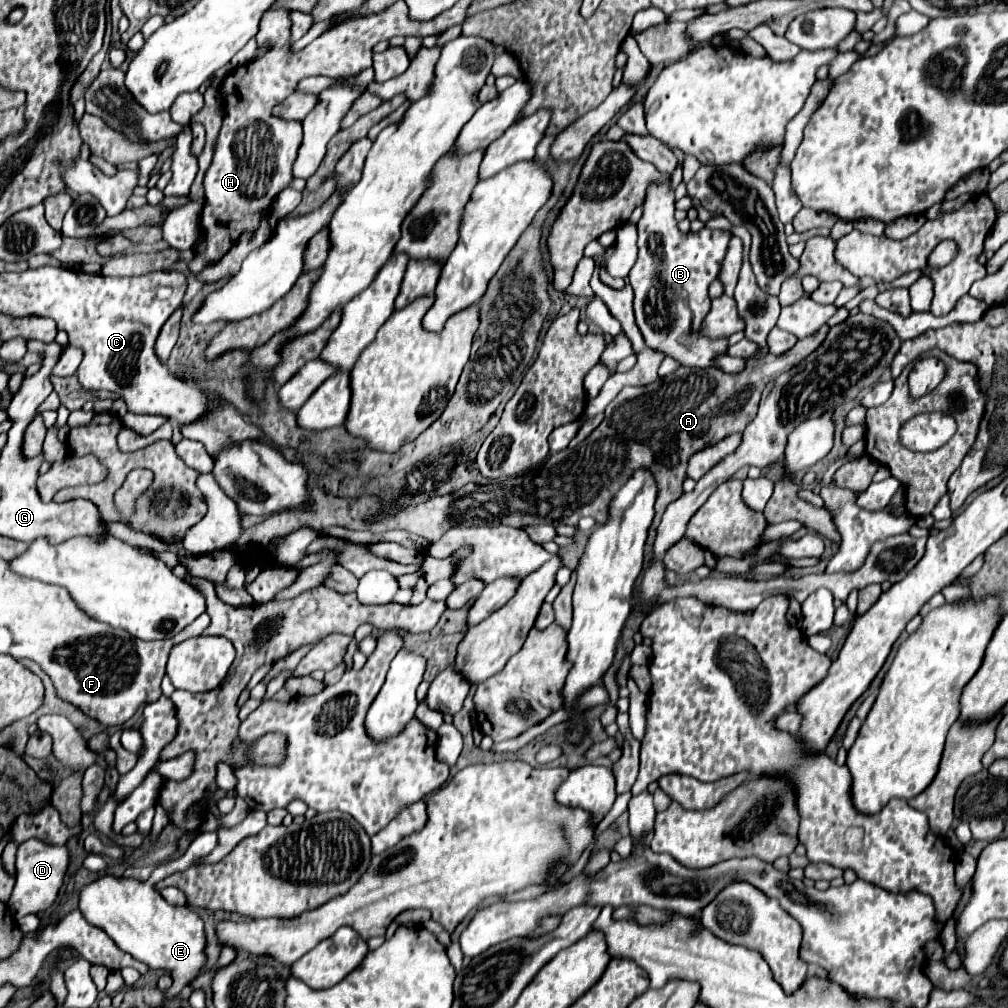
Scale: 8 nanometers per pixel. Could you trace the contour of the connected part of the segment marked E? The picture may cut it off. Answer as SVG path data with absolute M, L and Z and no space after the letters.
M202 832L180 858L156 866L146 882L102 876L96 882L84 886L80 894L80 912L90 924L102 928L116 942L120 950L130 952L150 970L166 970L170 974L174 984L166 990L165 999L180 994L182 988L186 988L192 980L200 976L200 970L206 964L206 952L204 952L206 934L204 934L204 922L196 912L192 912L186 906L168 904L154 890L154 884L174 872L194 866L196 860L208 856L216 848L216 844L218 844L216 832Z

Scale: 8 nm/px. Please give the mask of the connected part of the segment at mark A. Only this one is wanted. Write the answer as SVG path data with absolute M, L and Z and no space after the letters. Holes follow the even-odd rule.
M822 326L814 336L800 340L794 348L790 348L790 352L786 352L782 356L768 354L766 360L762 360L762 364L754 364L754 360L748 360L744 372L740 372L740 374L726 374L718 368L678 368L674 374L670 374L666 378L658 378L656 382L652 382L648 386L640 386L640 388L628 386L606 406L606 416L604 416L602 424L574 450L566 448L558 454L552 454L542 464L538 464L514 478L492 480L488 484L466 484L458 492L430 498L416 506L404 506L392 518L392 522L388 522L388 530L406 530L406 532L418 534L426 540L436 540L438 532L446 532L446 528L452 528L454 522L458 526L508 524L508 526L516 526L516 528L520 528L522 524L576 526L582 516L592 516L596 520L596 524L602 524L602 520L606 522L606 508L608 508L614 492L618 492L618 488L622 488L622 484L626 484L626 480L630 478L630 474L634 470L646 466L654 472L654 476L658 480L658 488L660 488L658 500L656 500L656 516L648 530L648 540L646 540L646 544L652 544L654 536L656 536L656 526L660 524L660 518L662 518L666 506L684 494L682 484L688 478L686 462L690 460L690 456L696 454L698 450L704 450L704 448L724 440L730 434L744 432L748 422L752 422L756 416L764 384L774 380L774 376L788 372L798 362L802 362L808 354L812 354L824 342L828 330L830 330L828 326ZM694 382L698 382L698 384L702 382L702 388L700 386L696 388Z

